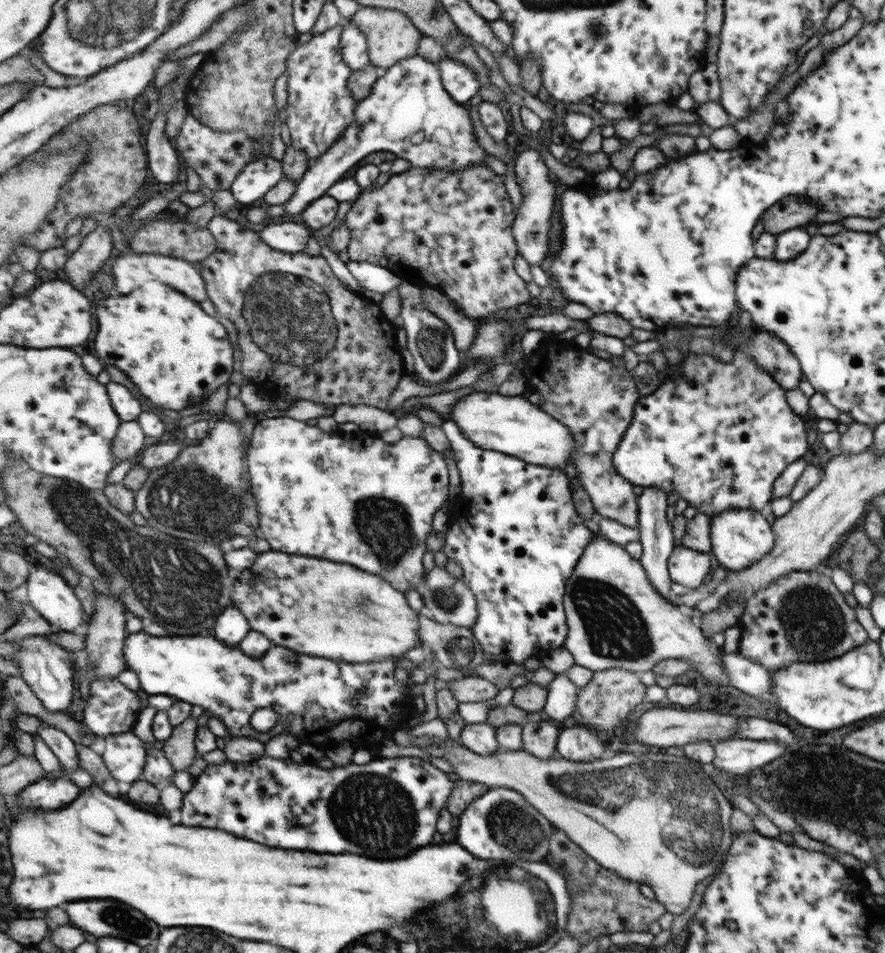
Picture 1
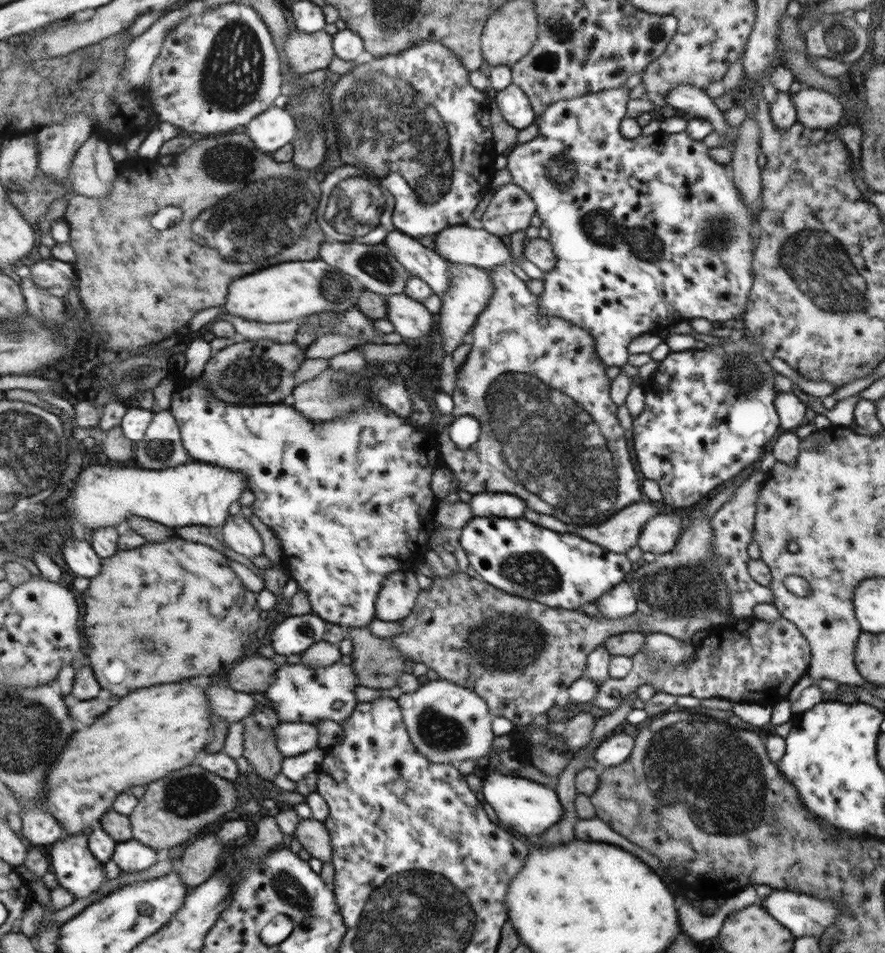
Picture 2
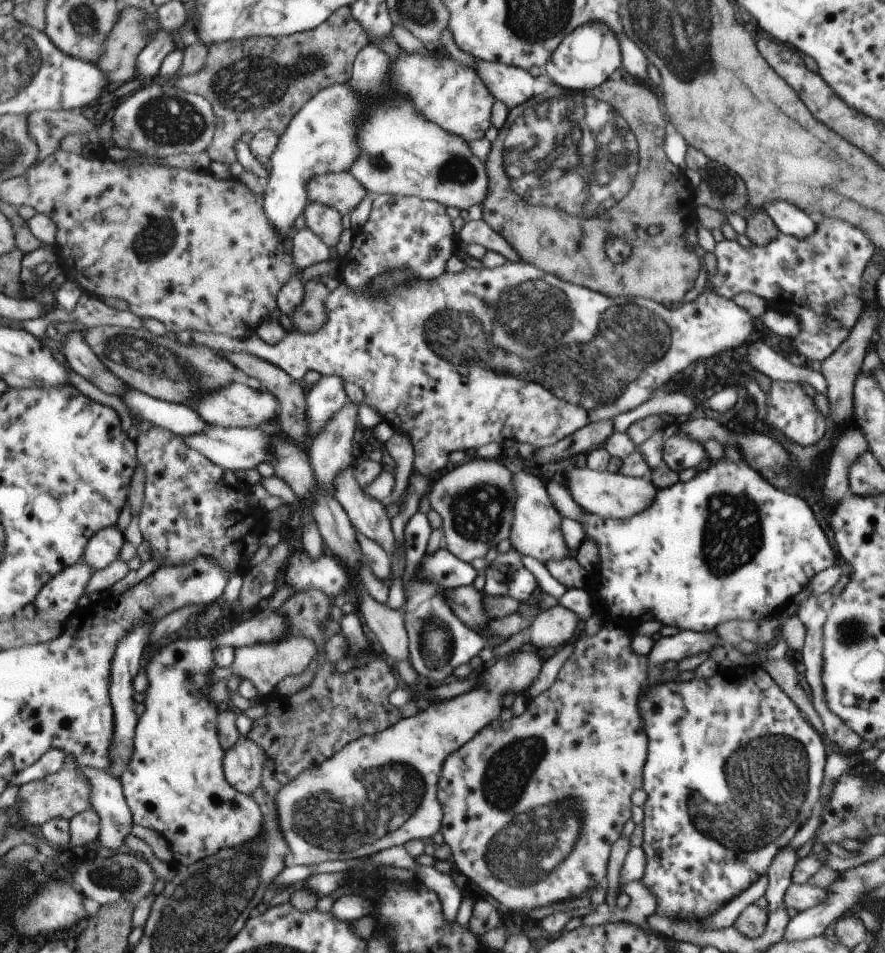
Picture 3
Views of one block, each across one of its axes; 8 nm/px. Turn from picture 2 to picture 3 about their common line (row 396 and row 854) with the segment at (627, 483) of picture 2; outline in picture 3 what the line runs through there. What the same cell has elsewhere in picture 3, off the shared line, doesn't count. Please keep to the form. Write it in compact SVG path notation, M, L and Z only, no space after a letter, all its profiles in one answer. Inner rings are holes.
M607 622L597 634L582 636L573 644L572 654L559 669L557 678L544 692L527 701L526 710L518 717L508 721L491 722L480 733L476 734L456 753L447 758L438 784L438 797L443 807L443 826L441 832L444 842L451 848L453 864L466 878L472 889L484 890L502 904L512 904L520 908L522 902L530 908L548 906L586 894L596 888L608 870L610 848L622 836L624 824L630 820L632 802L630 796L636 788L642 788L642 768L647 762L647 732L644 732L642 716L638 714L640 688L648 674L647 655L636 654L632 649L632 637L624 632L621 623Z

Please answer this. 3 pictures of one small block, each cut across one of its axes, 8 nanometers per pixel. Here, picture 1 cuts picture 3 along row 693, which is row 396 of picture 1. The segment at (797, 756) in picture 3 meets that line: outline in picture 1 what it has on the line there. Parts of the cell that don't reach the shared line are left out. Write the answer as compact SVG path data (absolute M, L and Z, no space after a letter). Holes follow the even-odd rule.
M755 330L745 331L747 333L747 342L746 334L742 342L740 340L736 342L734 334L724 334L724 336L729 335L732 338L726 338L724 346L722 344L719 346L714 345L714 350L715 348L717 350L710 354L690 352L687 361L685 358L680 366L672 368L654 392L644 395L644 398L639 400L635 407L632 422L630 422L628 430L624 432L624 444L620 444L620 452L615 452L614 454L614 468L619 476L639 487L656 486L664 490L667 495L672 491L676 491L680 498L688 502L690 507L697 509L696 512L704 513L710 517L720 515L722 511L732 509L754 509L760 512L766 504L771 502L771 497L774 495L775 481L786 471L788 465L796 463L800 456L806 454L808 438L806 438L806 428L804 428L805 422L802 422L798 418L798 414L792 412L792 408L788 406L788 400L786 400L786 391L788 390L782 388L766 370L758 368L752 362L752 358L746 354L746 345L750 343L750 339L753 338L756 332Z

